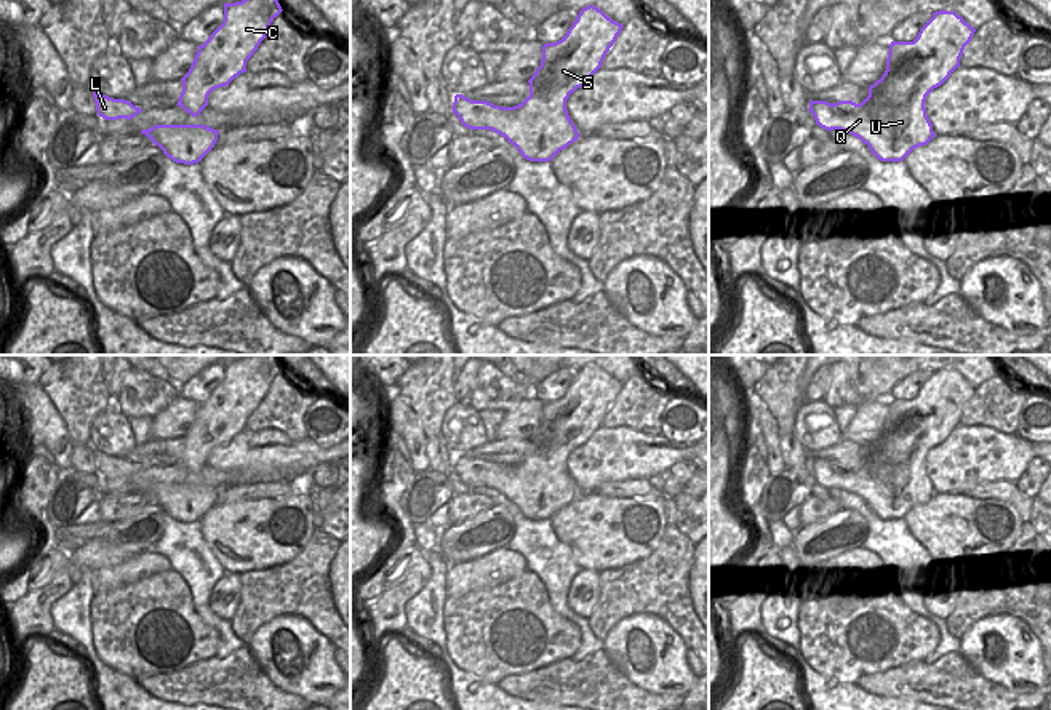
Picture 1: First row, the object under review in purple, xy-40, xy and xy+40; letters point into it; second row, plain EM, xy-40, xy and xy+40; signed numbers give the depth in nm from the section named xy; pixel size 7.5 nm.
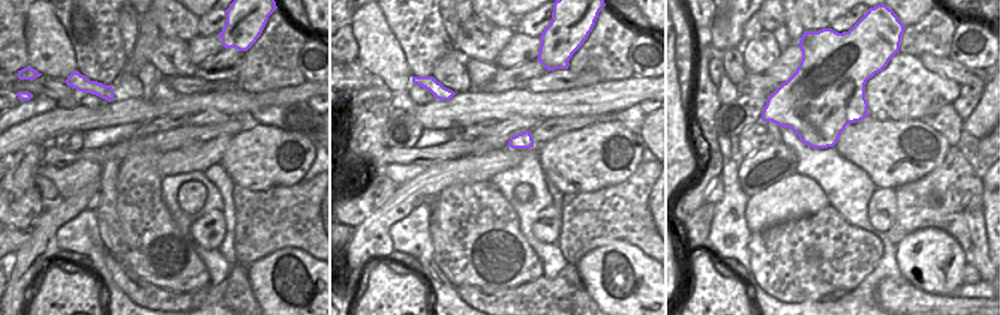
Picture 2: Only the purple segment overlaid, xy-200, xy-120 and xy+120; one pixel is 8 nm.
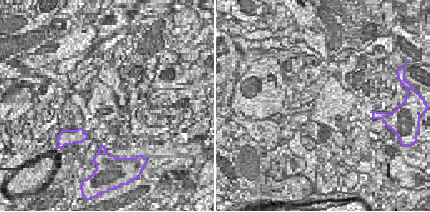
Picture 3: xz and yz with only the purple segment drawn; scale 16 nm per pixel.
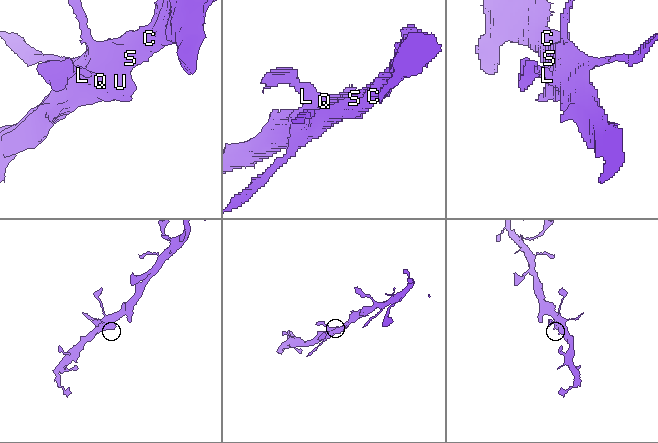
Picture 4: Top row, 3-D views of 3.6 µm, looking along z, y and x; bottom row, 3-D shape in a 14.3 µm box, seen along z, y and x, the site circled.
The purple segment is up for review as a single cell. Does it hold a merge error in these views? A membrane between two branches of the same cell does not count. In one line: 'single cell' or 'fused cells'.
single cell

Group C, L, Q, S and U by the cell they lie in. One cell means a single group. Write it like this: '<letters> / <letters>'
C L Q S U

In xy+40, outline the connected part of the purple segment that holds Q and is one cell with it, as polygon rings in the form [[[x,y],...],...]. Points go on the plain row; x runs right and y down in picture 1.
[[[936,369],[913,400],[891,400],[886,429],[869,445],[869,454],[861,462],[809,457],[808,469],[821,486],[840,488],[859,496],[878,518],[902,520],[913,507],[926,504],[936,494],[925,467],[926,454],[960,425],[963,408],[974,390],[976,387],[955,369]]]

